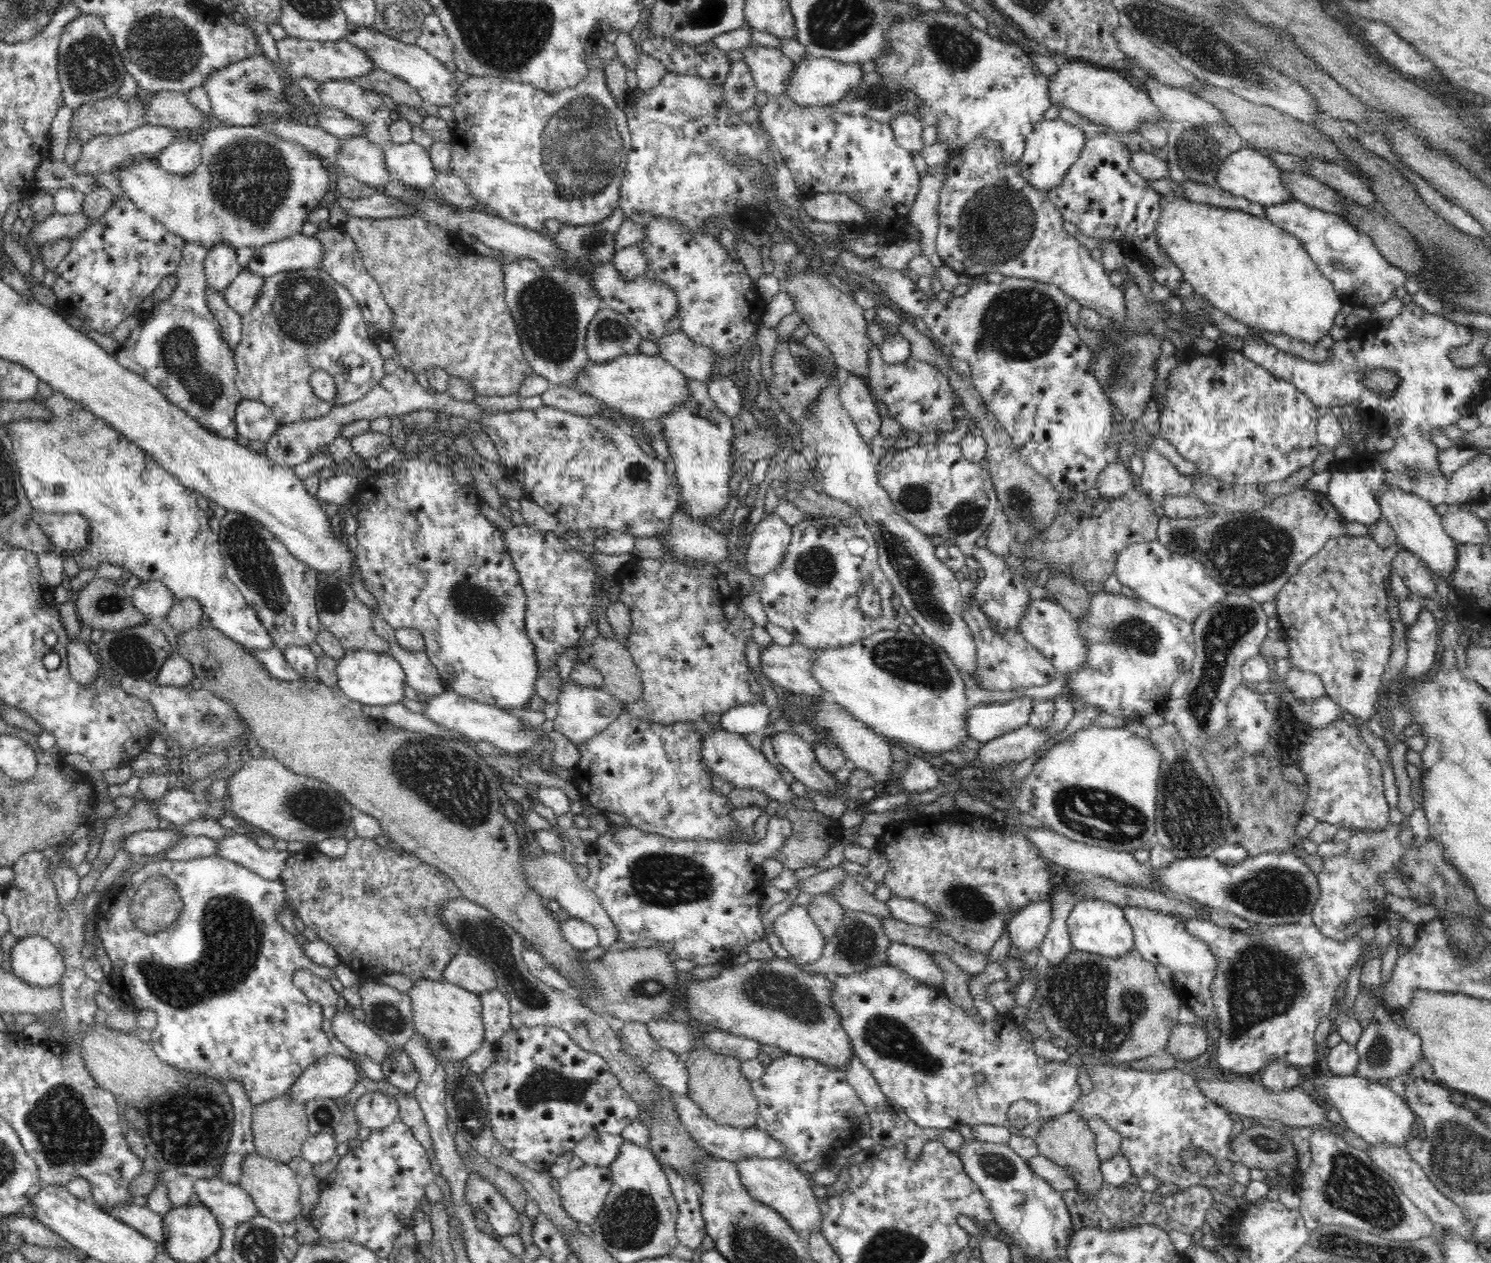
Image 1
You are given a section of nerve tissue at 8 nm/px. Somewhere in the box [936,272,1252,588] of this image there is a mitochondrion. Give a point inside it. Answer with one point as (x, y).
(1021, 324)

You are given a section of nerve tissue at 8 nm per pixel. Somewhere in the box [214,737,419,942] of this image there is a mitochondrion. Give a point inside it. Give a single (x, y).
(318, 810)

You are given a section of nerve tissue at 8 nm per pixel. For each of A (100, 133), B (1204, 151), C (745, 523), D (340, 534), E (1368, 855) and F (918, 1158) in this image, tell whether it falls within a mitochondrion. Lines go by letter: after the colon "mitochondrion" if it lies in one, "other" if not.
A: other
B: mitochondrion
C: other
D: other
E: mitochondrion
F: other

